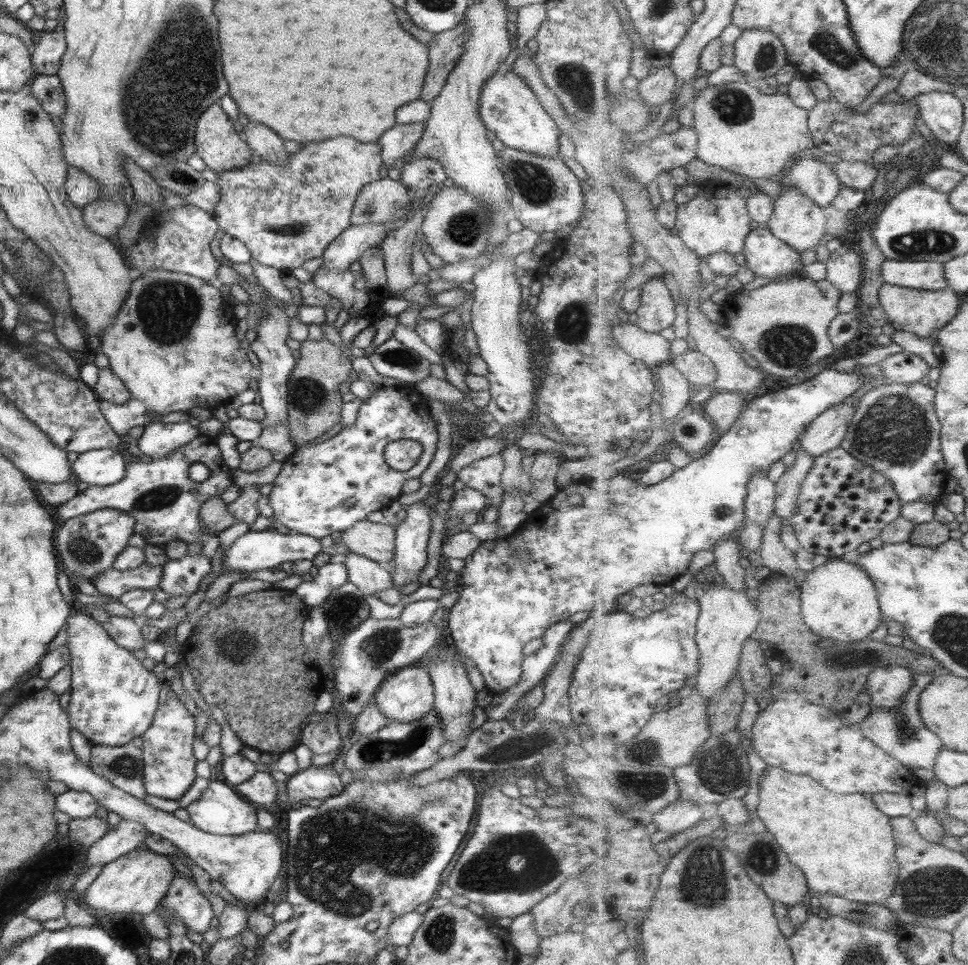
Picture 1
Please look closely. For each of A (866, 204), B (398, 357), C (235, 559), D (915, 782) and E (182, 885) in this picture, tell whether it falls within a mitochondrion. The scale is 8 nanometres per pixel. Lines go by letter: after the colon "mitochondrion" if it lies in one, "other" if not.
A: other
B: mitochondrion
C: other
D: other
E: other

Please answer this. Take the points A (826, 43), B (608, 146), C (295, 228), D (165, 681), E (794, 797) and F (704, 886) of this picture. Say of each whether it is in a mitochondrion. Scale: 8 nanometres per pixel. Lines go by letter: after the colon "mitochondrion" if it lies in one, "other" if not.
A: mitochondrion
B: other
C: mitochondrion
D: other
E: other
F: mitochondrion

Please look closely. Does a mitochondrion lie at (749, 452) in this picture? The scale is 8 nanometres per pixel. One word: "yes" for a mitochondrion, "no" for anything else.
no

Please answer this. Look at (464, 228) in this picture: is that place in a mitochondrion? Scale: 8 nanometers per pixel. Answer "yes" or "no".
yes

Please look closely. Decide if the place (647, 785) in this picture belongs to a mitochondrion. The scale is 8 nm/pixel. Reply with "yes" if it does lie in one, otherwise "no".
yes

